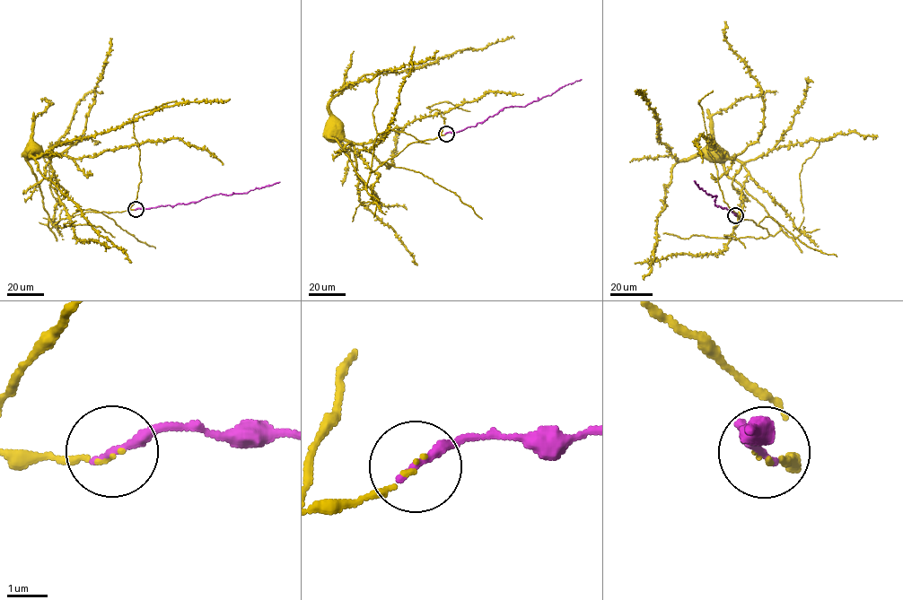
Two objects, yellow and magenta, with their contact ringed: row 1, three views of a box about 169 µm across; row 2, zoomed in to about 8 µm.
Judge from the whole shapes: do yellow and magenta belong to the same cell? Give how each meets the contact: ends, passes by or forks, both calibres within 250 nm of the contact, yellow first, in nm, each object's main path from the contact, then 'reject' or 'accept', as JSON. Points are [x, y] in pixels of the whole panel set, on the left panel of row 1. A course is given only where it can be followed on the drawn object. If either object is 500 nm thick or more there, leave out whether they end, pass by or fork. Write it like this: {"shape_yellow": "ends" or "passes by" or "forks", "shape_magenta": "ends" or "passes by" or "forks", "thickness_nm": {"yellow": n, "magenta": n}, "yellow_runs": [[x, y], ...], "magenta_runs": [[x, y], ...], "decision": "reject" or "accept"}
{"shape_yellow": "ends", "shape_magenta": "ends", "thickness_nm": {"yellow": 70, "magenta": 240}, "yellow_runs": [[135, 209], [86, 212], [52, 225], [30, 152], [38, 157], [165, 107], [229, 99]], "magenta_runs": [[135, 209], [188, 204], [219, 194], [246, 193], [279, 182]], "decision": "accept"}

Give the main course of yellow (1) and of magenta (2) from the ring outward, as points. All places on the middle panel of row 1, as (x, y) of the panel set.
1: (445, 134), (408, 143), (364, 182), (330, 135), (328, 102), (363, 75), (414, 69), (513, 38)
2: (445, 134), (475, 126), (504, 108), (525, 106), (581, 79)

